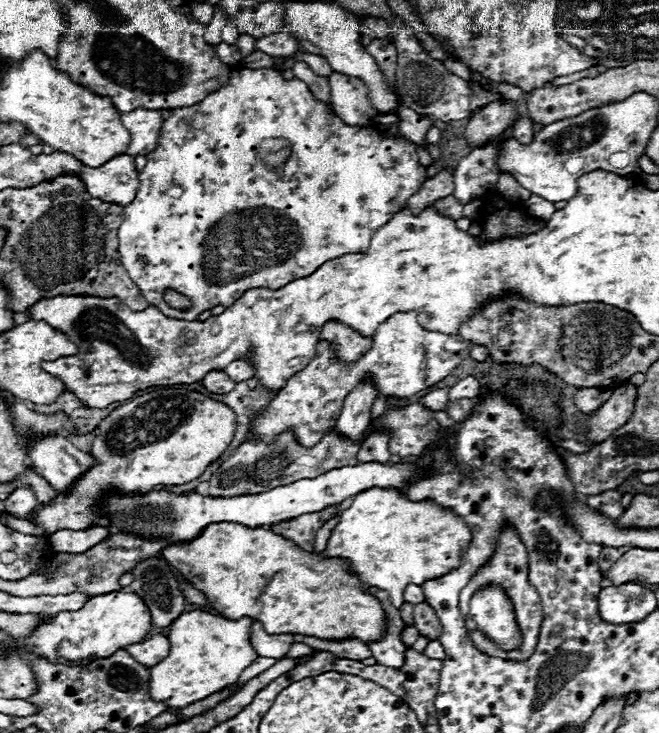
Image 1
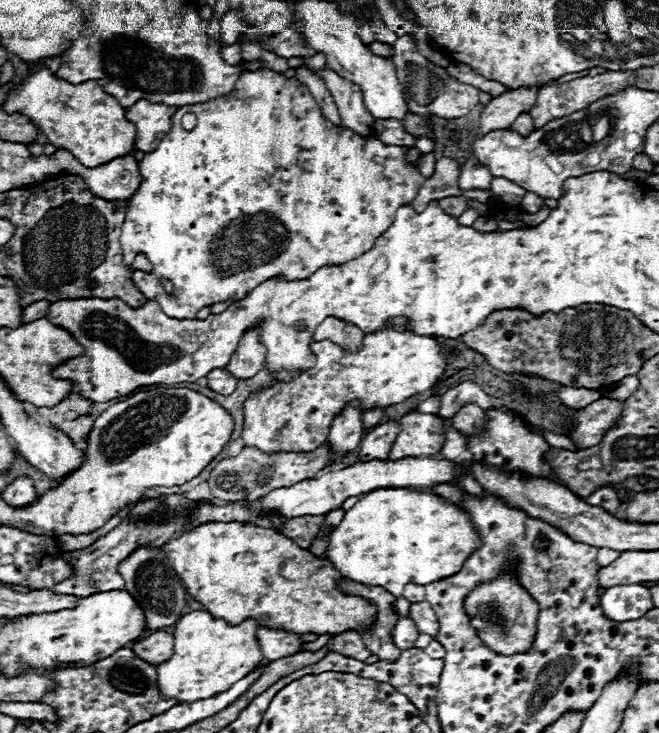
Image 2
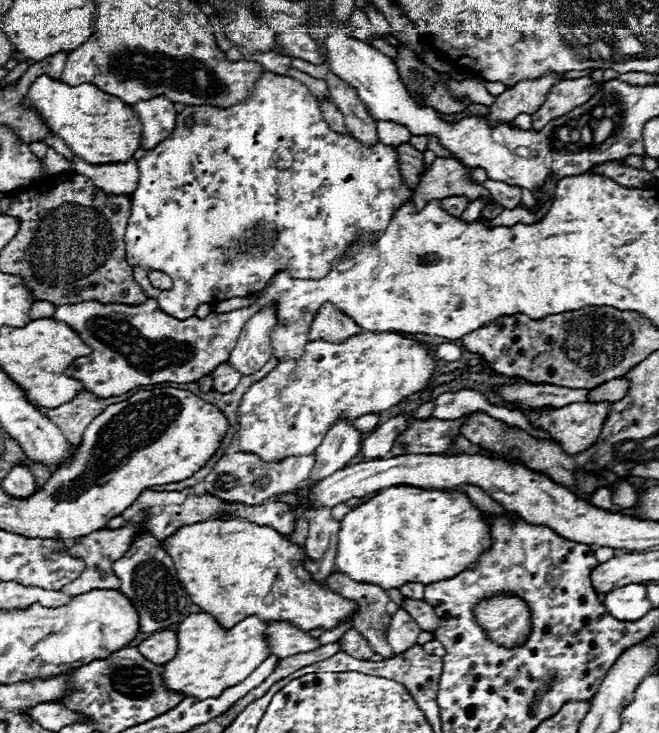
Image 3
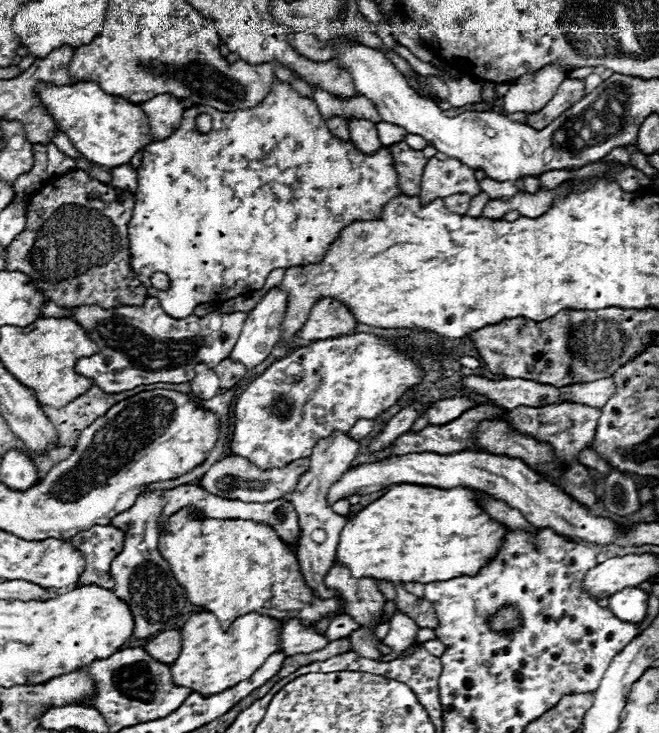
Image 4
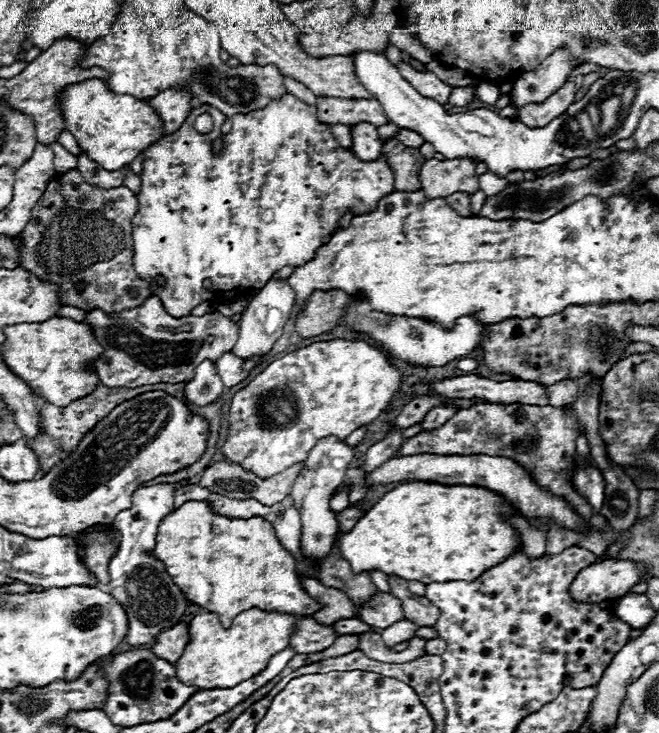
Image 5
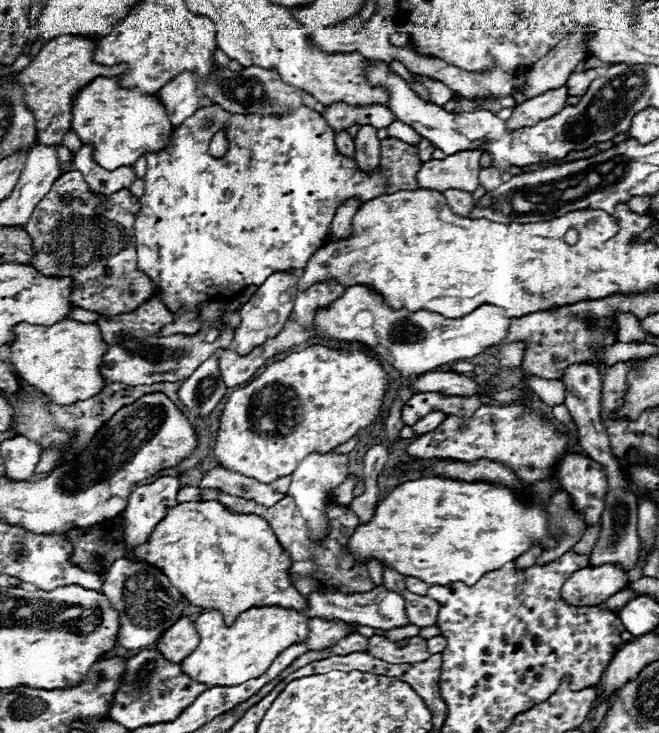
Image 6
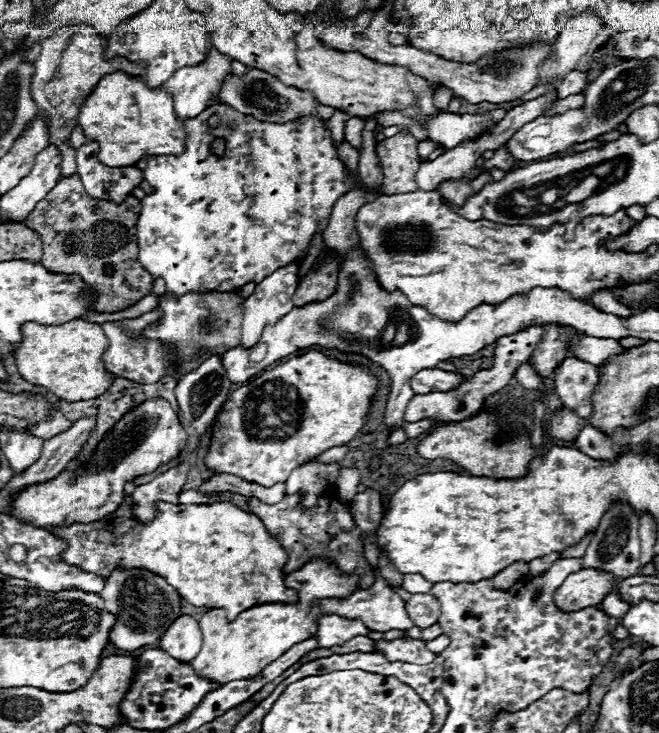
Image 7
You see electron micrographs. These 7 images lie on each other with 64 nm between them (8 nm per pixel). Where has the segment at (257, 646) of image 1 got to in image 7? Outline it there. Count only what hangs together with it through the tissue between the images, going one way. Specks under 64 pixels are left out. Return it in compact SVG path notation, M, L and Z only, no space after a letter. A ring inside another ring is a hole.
M336 614L332 616L322 616L318 618L316 624L316 638L318 638L318 648L330 648L330 646L340 646L346 640L354 636L366 636L368 628L360 620L348 620L340 618Z

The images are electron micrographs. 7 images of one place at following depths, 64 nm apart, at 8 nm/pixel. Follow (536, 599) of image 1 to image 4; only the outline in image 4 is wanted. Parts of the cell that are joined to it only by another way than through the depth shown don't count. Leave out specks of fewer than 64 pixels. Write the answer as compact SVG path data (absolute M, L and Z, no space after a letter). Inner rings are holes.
M504 606L500 608L492 618L490 618L490 626L496 632L512 632L516 626L520 626L522 618L518 614L518 610L514 610L512 606Z

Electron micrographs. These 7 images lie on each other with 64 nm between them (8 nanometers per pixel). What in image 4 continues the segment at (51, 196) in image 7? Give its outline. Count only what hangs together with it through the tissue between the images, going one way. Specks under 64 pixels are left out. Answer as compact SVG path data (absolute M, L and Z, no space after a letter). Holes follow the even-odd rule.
M84 170L58 174L28 198L26 226L6 248L6 270L28 274L56 306L142 306L148 294L130 268L128 224L132 210L132 192L106 188Z

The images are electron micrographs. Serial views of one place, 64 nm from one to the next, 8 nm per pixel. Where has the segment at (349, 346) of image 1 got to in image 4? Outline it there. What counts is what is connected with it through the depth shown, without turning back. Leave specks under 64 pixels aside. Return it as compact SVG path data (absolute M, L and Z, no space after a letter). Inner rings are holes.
M322 298L314 304L308 322L300 330L300 338L306 342L340 338L344 334L350 334L354 328L356 320L352 318L350 310L344 304L332 298Z

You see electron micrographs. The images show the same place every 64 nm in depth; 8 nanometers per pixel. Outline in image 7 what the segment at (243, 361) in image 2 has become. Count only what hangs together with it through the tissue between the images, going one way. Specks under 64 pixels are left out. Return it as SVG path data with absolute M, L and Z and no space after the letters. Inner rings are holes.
M290 264L290 266L278 268L276 272L272 272L270 276L266 276L260 284L256 284L254 294L244 302L244 314L242 314L242 326L240 326L240 330L242 330L240 346L252 348L260 340L266 324L276 324L284 314L288 314L288 310L294 308L292 296L296 292L298 284L300 284L298 270L300 270L298 264Z

